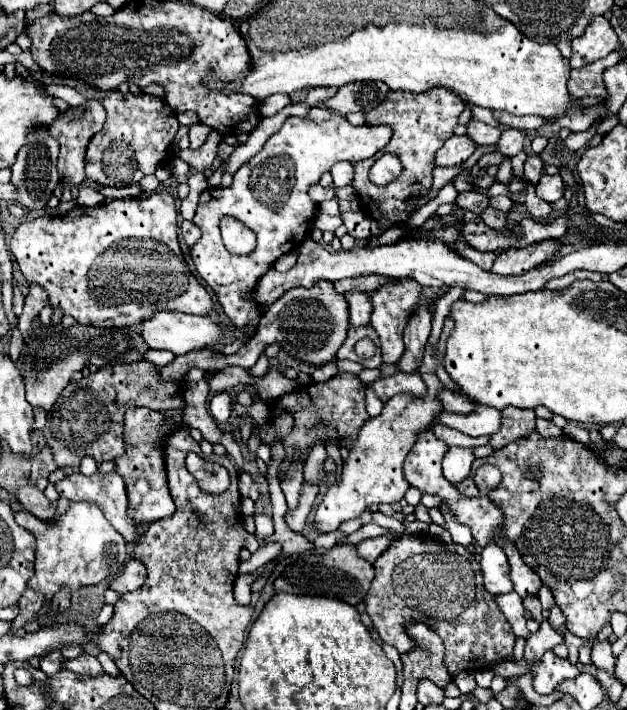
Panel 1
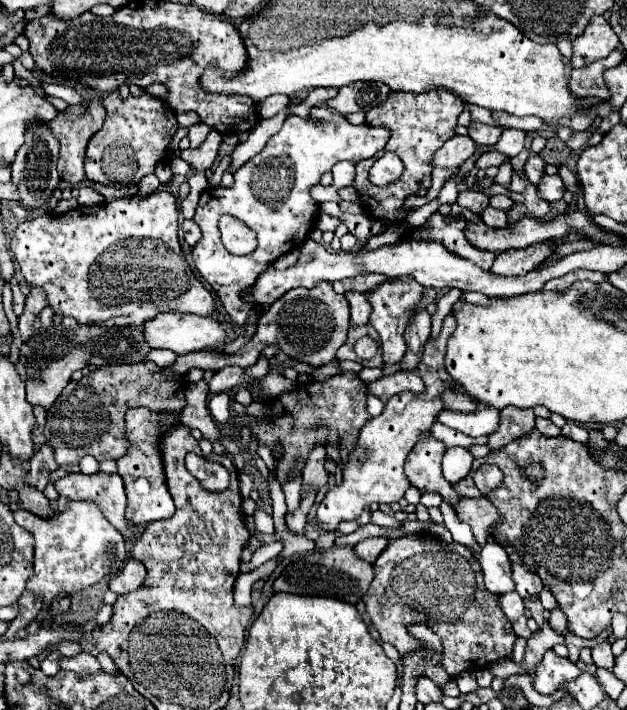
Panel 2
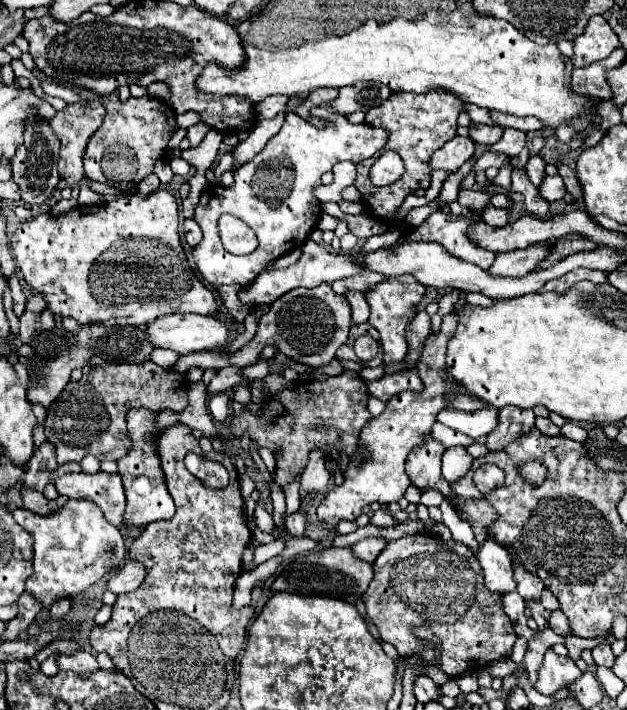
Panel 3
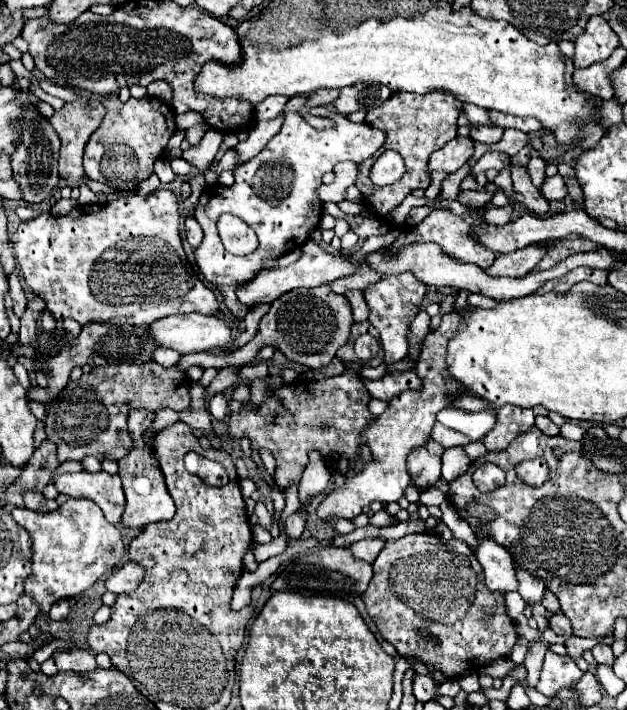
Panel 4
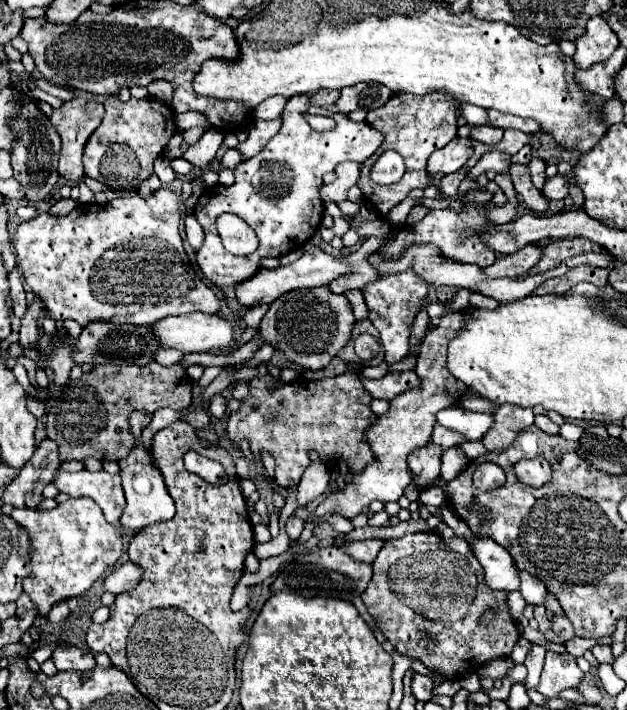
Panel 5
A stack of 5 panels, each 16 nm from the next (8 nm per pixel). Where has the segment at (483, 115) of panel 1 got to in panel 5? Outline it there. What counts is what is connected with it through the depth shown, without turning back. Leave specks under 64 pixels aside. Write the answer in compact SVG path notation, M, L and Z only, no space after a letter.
M462 104L460 106L460 114L468 120L468 124L472 124L472 126L476 126L476 124L488 124L490 120L488 120L488 114L486 114L486 110L484 108L480 108L480 106L466 106L466 104Z

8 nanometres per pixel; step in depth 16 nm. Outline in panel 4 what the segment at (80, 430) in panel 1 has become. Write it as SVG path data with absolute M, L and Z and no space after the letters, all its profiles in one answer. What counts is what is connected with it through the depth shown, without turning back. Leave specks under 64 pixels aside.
M148 362L144 366L136 366L136 364L96 366L90 374L82 376L80 380L76 380L76 382L70 380L66 384L66 388L58 394L54 404L50 404L50 408L46 408L46 438L56 444L56 454L58 454L60 464L70 462L70 460L80 462L84 456L90 456L90 454L94 458L98 458L100 462L102 460L120 460L132 448L132 438L130 438L128 426L126 426L128 412L134 408L146 408L150 412L162 410L162 408L172 408L176 412L182 412L190 404L188 390L190 390L190 380L188 380L186 372L182 372L176 366L162 368L156 362Z

